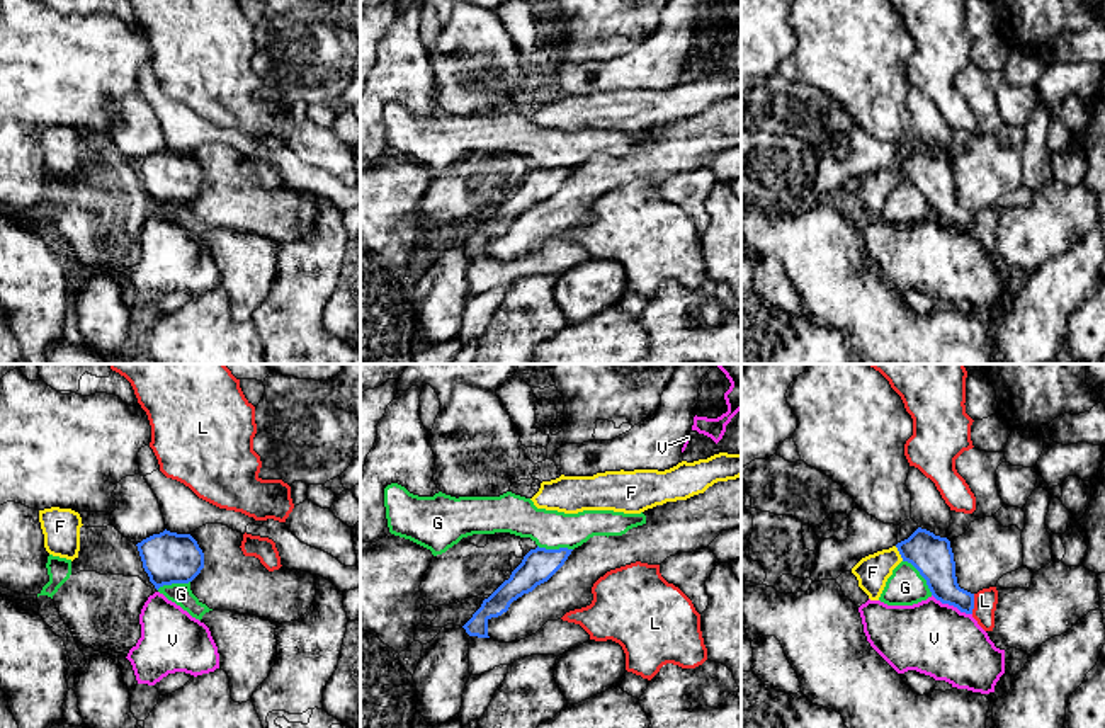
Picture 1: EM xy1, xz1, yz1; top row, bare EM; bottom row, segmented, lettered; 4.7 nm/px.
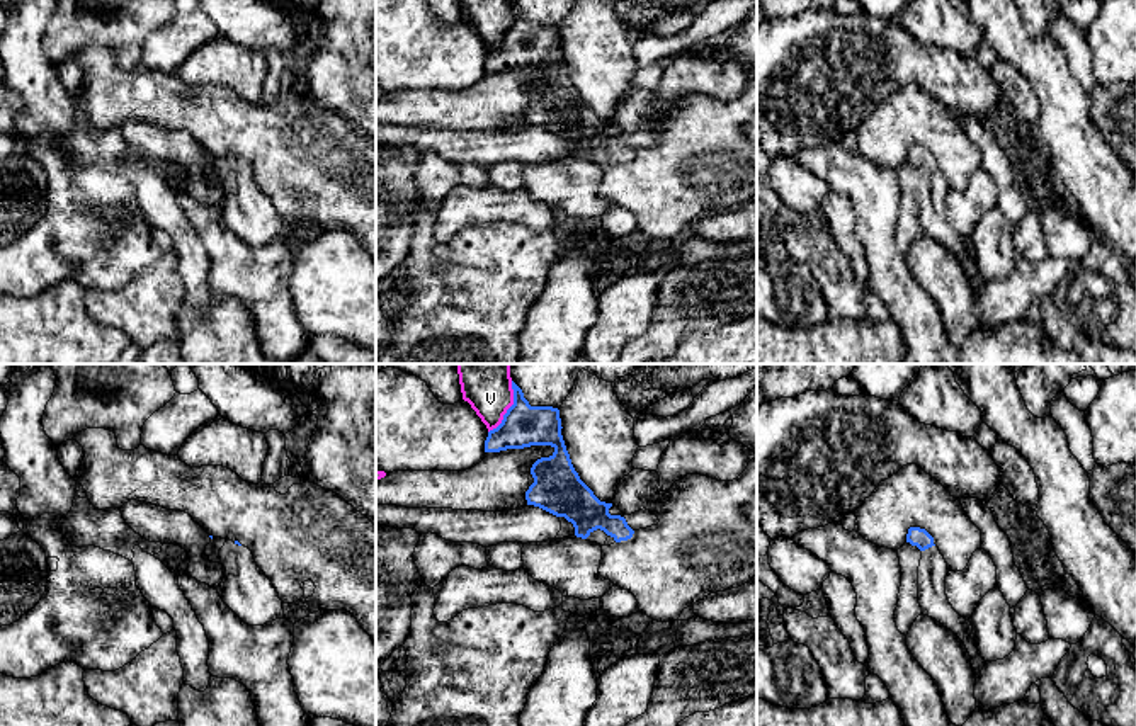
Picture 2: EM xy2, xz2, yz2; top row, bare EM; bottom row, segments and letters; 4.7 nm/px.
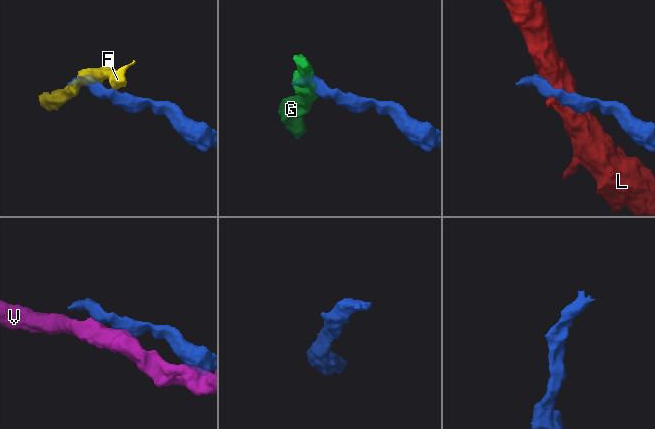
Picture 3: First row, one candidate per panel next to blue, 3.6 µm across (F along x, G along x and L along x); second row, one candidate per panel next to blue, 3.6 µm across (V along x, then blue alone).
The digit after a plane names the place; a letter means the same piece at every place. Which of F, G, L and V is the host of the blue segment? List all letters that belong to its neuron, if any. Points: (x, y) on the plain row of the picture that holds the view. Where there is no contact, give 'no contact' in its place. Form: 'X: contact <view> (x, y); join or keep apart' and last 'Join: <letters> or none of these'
F: contact yz1 (900, 172); keep apart
G: contact yz1 (920, 193); keep apart
L: contact yz1 (973, 223); keep apart
V: contact xz2 (509, 28); keep apart
Join: none of these

